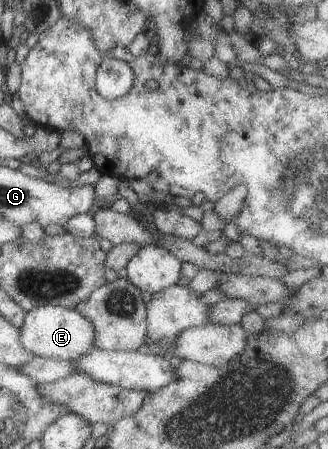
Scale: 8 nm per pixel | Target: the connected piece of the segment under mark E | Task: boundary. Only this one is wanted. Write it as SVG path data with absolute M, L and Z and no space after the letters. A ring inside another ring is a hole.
M43 305L25 313L25 320L20 327L19 342L25 350L33 352L35 357L55 358L55 360L72 361L87 354L95 347L95 328L93 324L77 314L74 309L61 308L56 305Z

